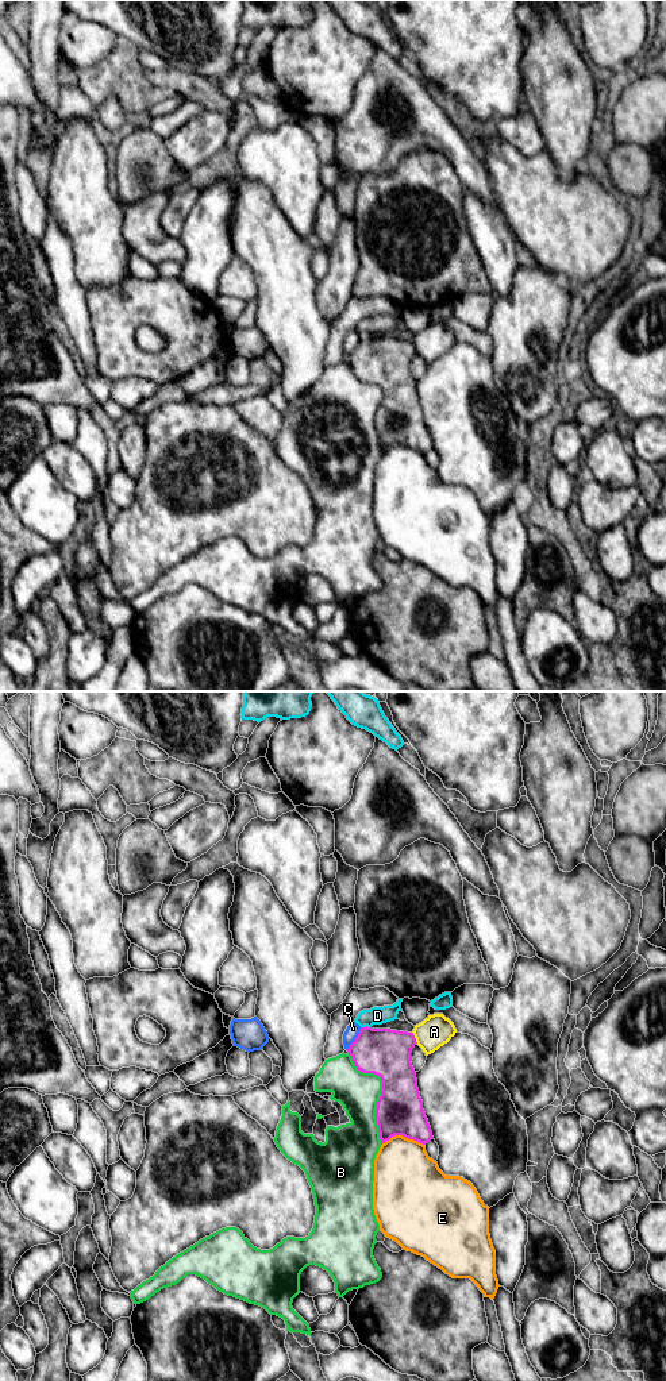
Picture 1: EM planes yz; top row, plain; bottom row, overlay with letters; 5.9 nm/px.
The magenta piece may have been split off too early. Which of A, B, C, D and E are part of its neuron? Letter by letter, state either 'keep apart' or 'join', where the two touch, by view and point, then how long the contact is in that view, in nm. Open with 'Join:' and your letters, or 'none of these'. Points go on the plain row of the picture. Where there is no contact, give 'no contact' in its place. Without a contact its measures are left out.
Join: none of these
A: keep apart; contact yz (414, 346); length 70 nm
B: keep apart; contact yz (381, 401); length 600 nm
C: keep apart; contact yz (355, 347); length 170 nm
D: keep apart; contact yz (366, 335); length 60 nm
E: keep apart; contact yz (403, 444); length 260 nm

